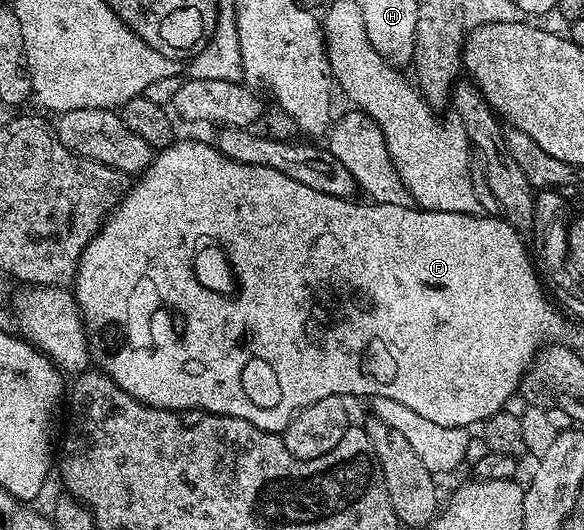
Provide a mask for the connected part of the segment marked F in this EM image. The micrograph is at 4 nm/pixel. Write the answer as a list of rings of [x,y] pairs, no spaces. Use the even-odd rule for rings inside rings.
[[[179,139],[177,142],[161,149],[154,159],[150,161],[150,165],[148,165],[145,172],[135,179],[138,181],[135,184],[133,181],[127,187],[122,201],[114,207],[113,212],[102,223],[102,229],[92,237],[88,242],[88,246],[82,251],[82,257],[78,263],[78,273],[72,281],[74,299],[78,302],[78,309],[82,311],[87,333],[103,332],[108,339],[115,340],[118,343],[115,348],[102,348],[99,352],[97,349],[96,360],[97,363],[98,360],[102,363],[99,364],[101,371],[110,376],[112,382],[116,382],[116,386],[120,386],[120,390],[132,394],[134,400],[139,400],[140,403],[153,408],[166,408],[169,412],[175,414],[189,408],[200,408],[206,414],[244,418],[244,422],[252,422],[252,426],[256,426],[260,430],[281,434],[286,431],[286,427],[290,425],[295,414],[308,406],[312,406],[312,402],[320,402],[320,398],[328,398],[329,396],[343,398],[366,396],[365,398],[373,398],[379,396],[380,398],[392,398],[392,402],[404,402],[404,406],[408,406],[408,410],[416,410],[416,414],[428,418],[428,422],[436,422],[440,426],[469,429],[470,424],[474,424],[474,426],[481,425],[482,421],[487,420],[492,414],[503,411],[509,405],[506,403],[513,396],[516,396],[519,391],[522,377],[530,369],[530,363],[533,362],[540,349],[547,344],[553,344],[563,339],[562,335],[566,332],[567,317],[552,303],[551,297],[548,295],[547,289],[536,271],[536,264],[531,253],[530,256],[526,253],[526,244],[522,241],[525,240],[523,233],[516,231],[508,221],[499,218],[497,215],[479,214],[469,216],[468,214],[456,214],[455,212],[429,212],[426,208],[411,206],[409,203],[404,205],[384,205],[373,202],[357,204],[359,201],[354,198],[341,200],[332,194],[320,194],[320,190],[312,190],[312,186],[304,186],[304,182],[296,182],[296,178],[288,178],[288,174],[280,174],[280,170],[272,170],[268,166],[236,162],[232,158],[228,158],[223,152],[219,152],[213,143],[205,144],[202,140],[181,140]],[[166,308],[175,308],[182,315],[183,322],[186,323],[182,328],[182,337],[179,340],[177,334],[174,333],[174,320],[170,317],[170,312]]]

